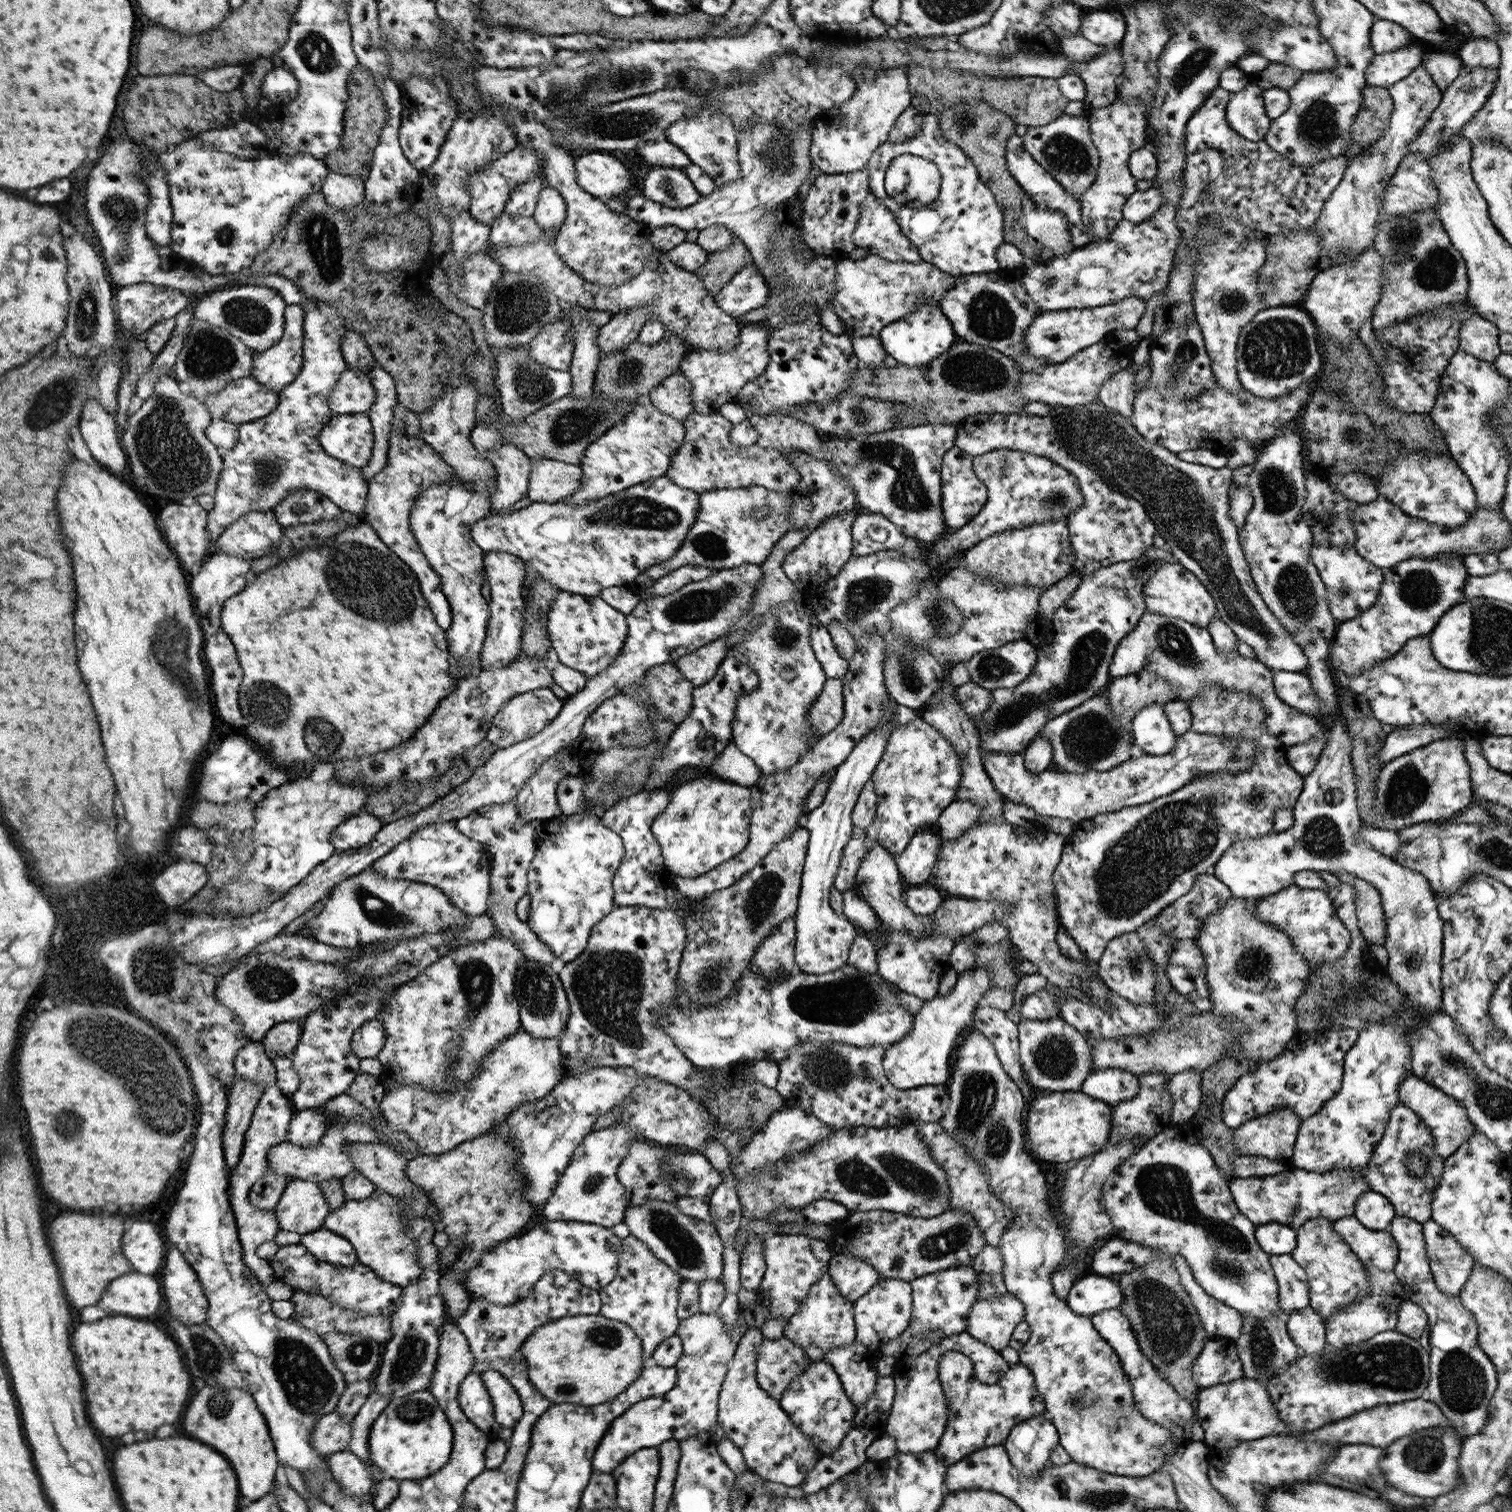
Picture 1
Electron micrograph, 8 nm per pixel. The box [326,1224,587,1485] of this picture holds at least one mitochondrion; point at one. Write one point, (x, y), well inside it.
(416, 1351)

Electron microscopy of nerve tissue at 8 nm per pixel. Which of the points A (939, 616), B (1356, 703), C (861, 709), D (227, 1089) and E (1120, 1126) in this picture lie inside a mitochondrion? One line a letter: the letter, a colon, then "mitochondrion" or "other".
A: mitochondrion
B: other
C: other
D: other
E: other

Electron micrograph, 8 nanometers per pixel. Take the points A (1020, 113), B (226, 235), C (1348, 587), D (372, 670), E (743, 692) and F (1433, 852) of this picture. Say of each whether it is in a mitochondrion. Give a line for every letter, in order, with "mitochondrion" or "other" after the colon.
A: other
B: mitochondrion
C: mitochondrion
D: other
E: other
F: mitochondrion

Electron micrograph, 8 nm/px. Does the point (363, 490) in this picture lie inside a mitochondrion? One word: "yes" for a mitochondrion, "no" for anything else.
no

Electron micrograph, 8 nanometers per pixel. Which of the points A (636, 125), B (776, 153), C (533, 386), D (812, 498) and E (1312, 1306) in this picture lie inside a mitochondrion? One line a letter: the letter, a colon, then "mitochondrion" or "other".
A: mitochondrion
B: mitochondrion
C: mitochondrion
D: other
E: other

